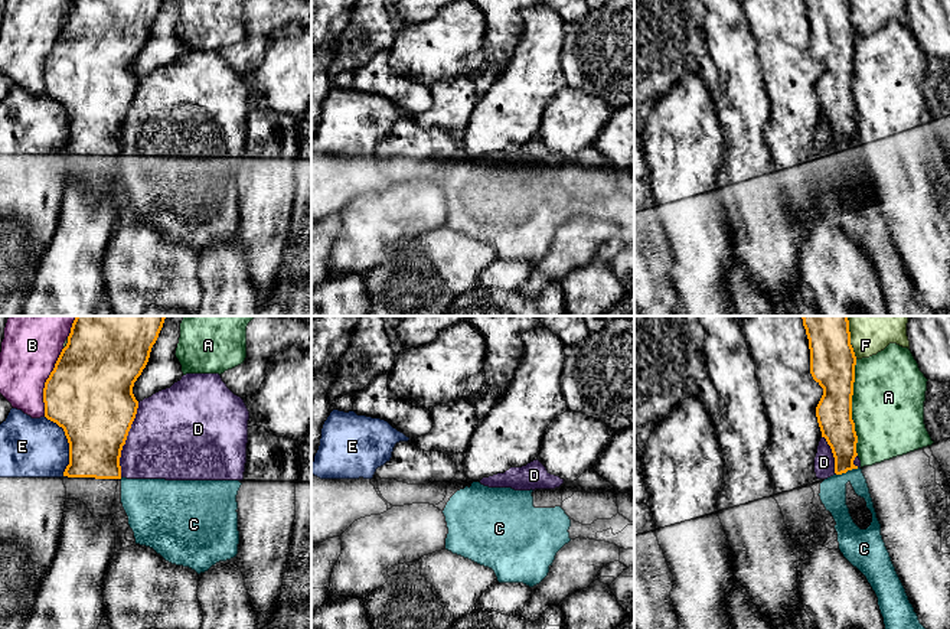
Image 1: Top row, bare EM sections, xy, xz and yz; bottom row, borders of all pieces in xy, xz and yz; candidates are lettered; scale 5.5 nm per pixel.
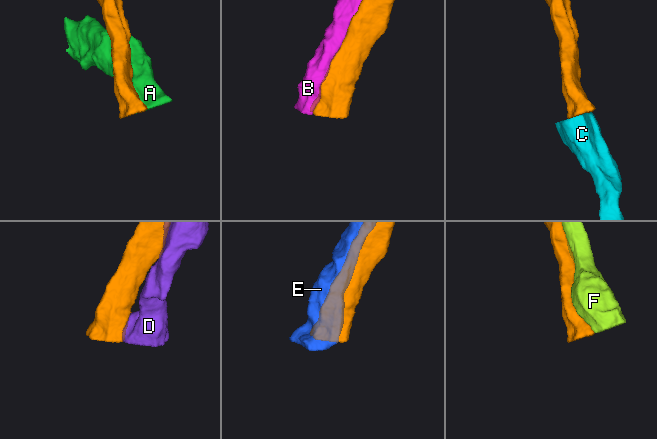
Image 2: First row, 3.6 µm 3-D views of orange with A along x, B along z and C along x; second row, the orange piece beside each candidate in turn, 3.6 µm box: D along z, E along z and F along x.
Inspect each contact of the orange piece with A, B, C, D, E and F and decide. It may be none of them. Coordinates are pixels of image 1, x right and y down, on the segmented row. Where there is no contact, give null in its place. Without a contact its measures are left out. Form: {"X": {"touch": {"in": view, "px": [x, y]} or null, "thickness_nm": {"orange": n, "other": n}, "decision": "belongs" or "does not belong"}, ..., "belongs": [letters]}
{"A": {"touch": {"in": "yz", "px": [851, 407]}, "thickness_nm": {"orange": 240, "other": 400}, "decision": "does not belong"}, "B": {"touch": {"in": "xy", "px": [45, 383]}, "thickness_nm": {"orange": 480, "other": 340}, "decision": "does not belong"}, "C": {"touch": {"in": "yz", "px": [846, 471]}, "thickness_nm": {"orange": 190, "other": 140}, "decision": "does not belong"}, "D": {"touch": {"in": "xy", "px": [126, 439]}, "thickness_nm": {"orange": 440, "other": 460}, "decision": "does not belong"}, "E": {"touch": {"in": "xy", "px": [68, 442]}, "thickness_nm": {"orange": 440, "other": 340}, "decision": "does not belong"}, "F": {"touch": {"in": "yz", "px": [849, 338]}, "thickness_nm": {"orange": 260, "other": 320}, "decision": "does not belong"}, "belongs": []}

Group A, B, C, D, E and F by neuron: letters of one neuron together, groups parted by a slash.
A / B / C D / E / F

